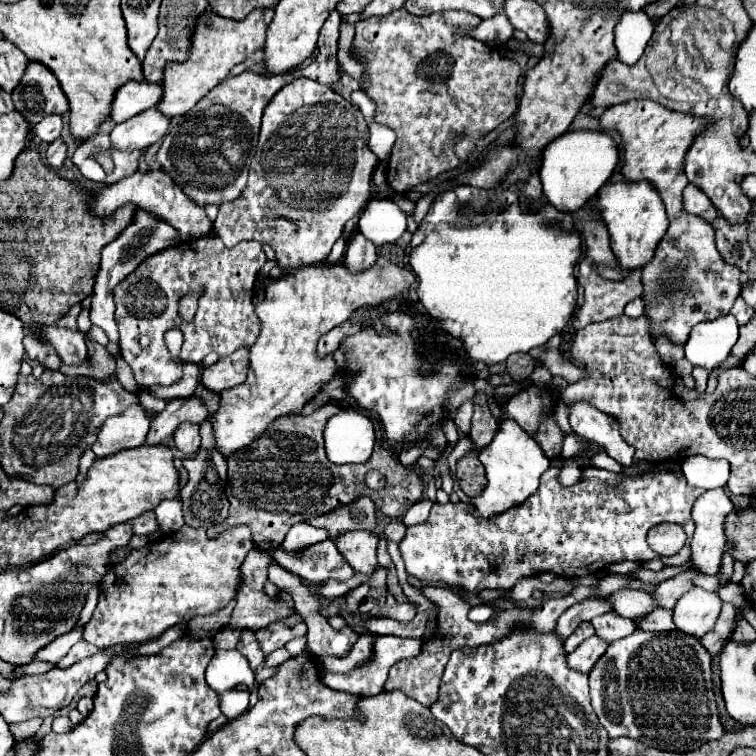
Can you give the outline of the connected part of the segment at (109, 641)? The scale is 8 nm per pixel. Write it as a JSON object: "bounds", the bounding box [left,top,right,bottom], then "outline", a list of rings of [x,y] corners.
{"bounds":[82,525,254,649],"outline":[[[184,525],[182,535],[164,535],[162,539],[132,551],[122,563],[118,563],[118,565],[124,565],[122,577],[116,573],[110,573],[100,581],[98,605],[92,619],[84,625],[82,637],[100,649],[112,647],[116,643],[146,643],[150,639],[160,637],[168,627],[176,623],[190,621],[192,617],[198,617],[198,615],[212,615],[220,611],[230,599],[234,599],[236,589],[240,585],[238,567],[252,547],[254,547],[254,541],[246,525],[236,525],[232,529],[226,529],[216,539],[210,539],[204,527],[194,529],[190,525]]]}

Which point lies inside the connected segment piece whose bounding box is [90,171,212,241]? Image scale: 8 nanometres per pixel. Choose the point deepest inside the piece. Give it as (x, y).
(155, 192)

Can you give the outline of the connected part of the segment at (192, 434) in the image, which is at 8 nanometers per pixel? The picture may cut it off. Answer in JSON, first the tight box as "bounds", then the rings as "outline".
{"bounds":[174,423,200,455],"outline":[[[180,423],[180,427],[174,433],[174,443],[176,447],[186,453],[194,455],[200,447],[200,435],[198,435],[198,425],[194,423]]]}

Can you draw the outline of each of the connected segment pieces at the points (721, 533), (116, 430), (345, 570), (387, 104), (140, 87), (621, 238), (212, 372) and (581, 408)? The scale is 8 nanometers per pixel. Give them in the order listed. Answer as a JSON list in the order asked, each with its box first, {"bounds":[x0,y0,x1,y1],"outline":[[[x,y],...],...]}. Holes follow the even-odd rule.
[{"bounds":[692,489,734,575],"outline":[[[724,489],[702,493],[692,507],[692,521],[696,525],[692,539],[692,567],[700,573],[714,575],[720,567],[726,549],[726,515],[734,509]]]},{"bounds":[92,407,150,459],"outline":[[[130,407],[122,415],[110,417],[100,427],[98,439],[92,445],[96,459],[104,459],[122,449],[142,447],[150,427],[150,417],[140,407]]]},{"bounds":[268,539,356,583],"outline":[[[330,539],[322,543],[314,543],[312,547],[300,551],[300,555],[288,555],[288,551],[284,551],[282,547],[270,551],[268,555],[272,555],[272,559],[280,567],[312,583],[322,583],[328,581],[330,577],[350,579],[352,575],[356,575],[356,571],[352,571],[352,567],[346,563],[346,559],[340,555],[334,541]]]},{"bounds":[352,9,522,193],"outline":[[[398,9],[386,17],[362,19],[362,23],[356,25],[352,51],[360,59],[366,59],[366,93],[376,103],[378,121],[390,125],[398,137],[388,159],[388,183],[398,193],[406,193],[424,181],[456,169],[470,157],[480,135],[496,129],[516,111],[516,87],[522,71],[514,59],[506,59],[498,49],[466,35],[466,31],[478,23],[480,17],[470,13],[464,15],[464,11],[444,11],[428,17],[416,17]],[[458,27],[464,29],[464,35],[456,35]]]},{"bounds":[110,79,162,123],"outline":[[[142,79],[140,83],[136,81],[124,83],[124,87],[118,87],[114,95],[110,119],[114,123],[124,123],[130,117],[154,107],[160,101],[160,97],[162,97],[160,85],[148,83],[146,79]]]},{"bounds":[596,181,668,273],"outline":[[[620,181],[620,183],[604,185],[598,193],[596,209],[606,221],[606,227],[610,233],[610,247],[618,257],[620,271],[628,273],[632,269],[640,269],[644,263],[652,259],[656,245],[660,243],[660,239],[664,237],[664,231],[668,229],[668,215],[664,211],[660,193],[650,183]]]},{"bounds":[202,347,250,391],"outline":[[[240,347],[240,351],[234,351],[228,357],[220,357],[218,363],[204,369],[202,383],[212,391],[224,391],[244,383],[248,373],[248,351],[250,349]]]},{"bounds":[570,403,635,467],"outline":[[[574,403],[570,405],[570,425],[584,439],[598,443],[622,466],[628,467],[632,464],[635,449],[624,443],[620,435],[620,423],[616,423],[612,415],[604,415],[588,403]]]}]

